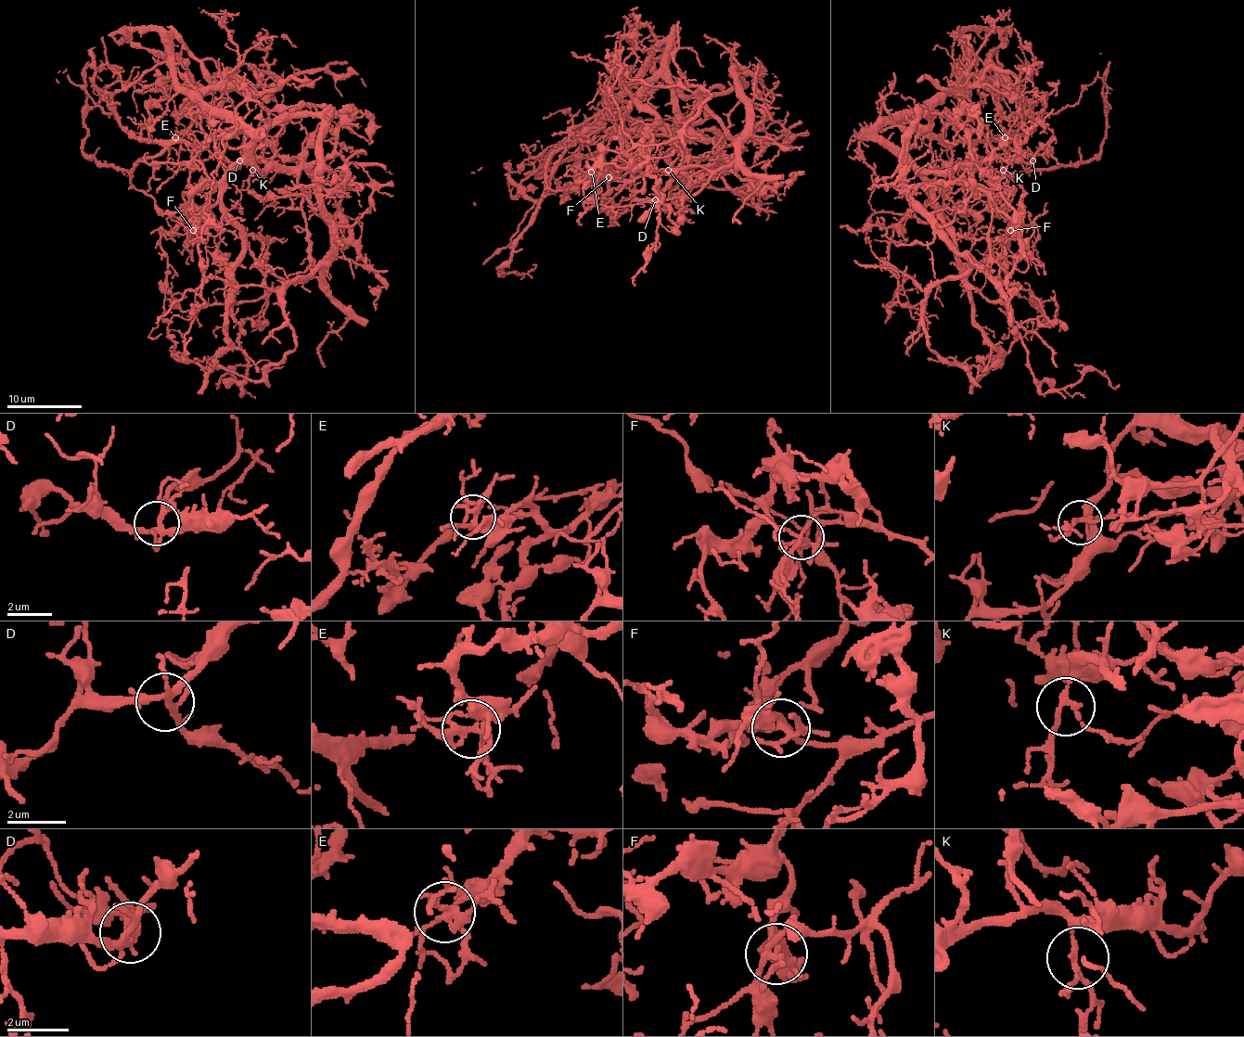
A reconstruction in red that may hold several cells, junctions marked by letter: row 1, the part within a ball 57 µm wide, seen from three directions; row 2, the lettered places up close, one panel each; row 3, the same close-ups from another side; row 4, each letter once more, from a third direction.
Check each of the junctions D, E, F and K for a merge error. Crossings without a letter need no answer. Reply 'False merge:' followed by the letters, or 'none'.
False merge: F

